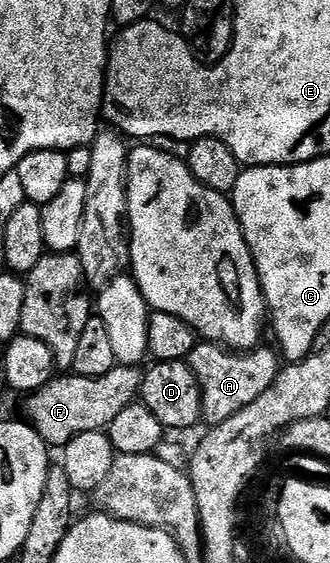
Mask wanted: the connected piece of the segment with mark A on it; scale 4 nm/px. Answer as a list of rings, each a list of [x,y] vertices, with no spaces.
[[[197,341],[186,361],[198,380],[198,388],[202,392],[201,415],[209,427],[230,420],[230,416],[242,412],[246,404],[254,404],[254,400],[258,400],[258,396],[262,396],[262,392],[274,384],[282,369],[282,362],[277,351],[267,350],[266,346],[261,344],[254,350],[233,352],[215,342]]]

